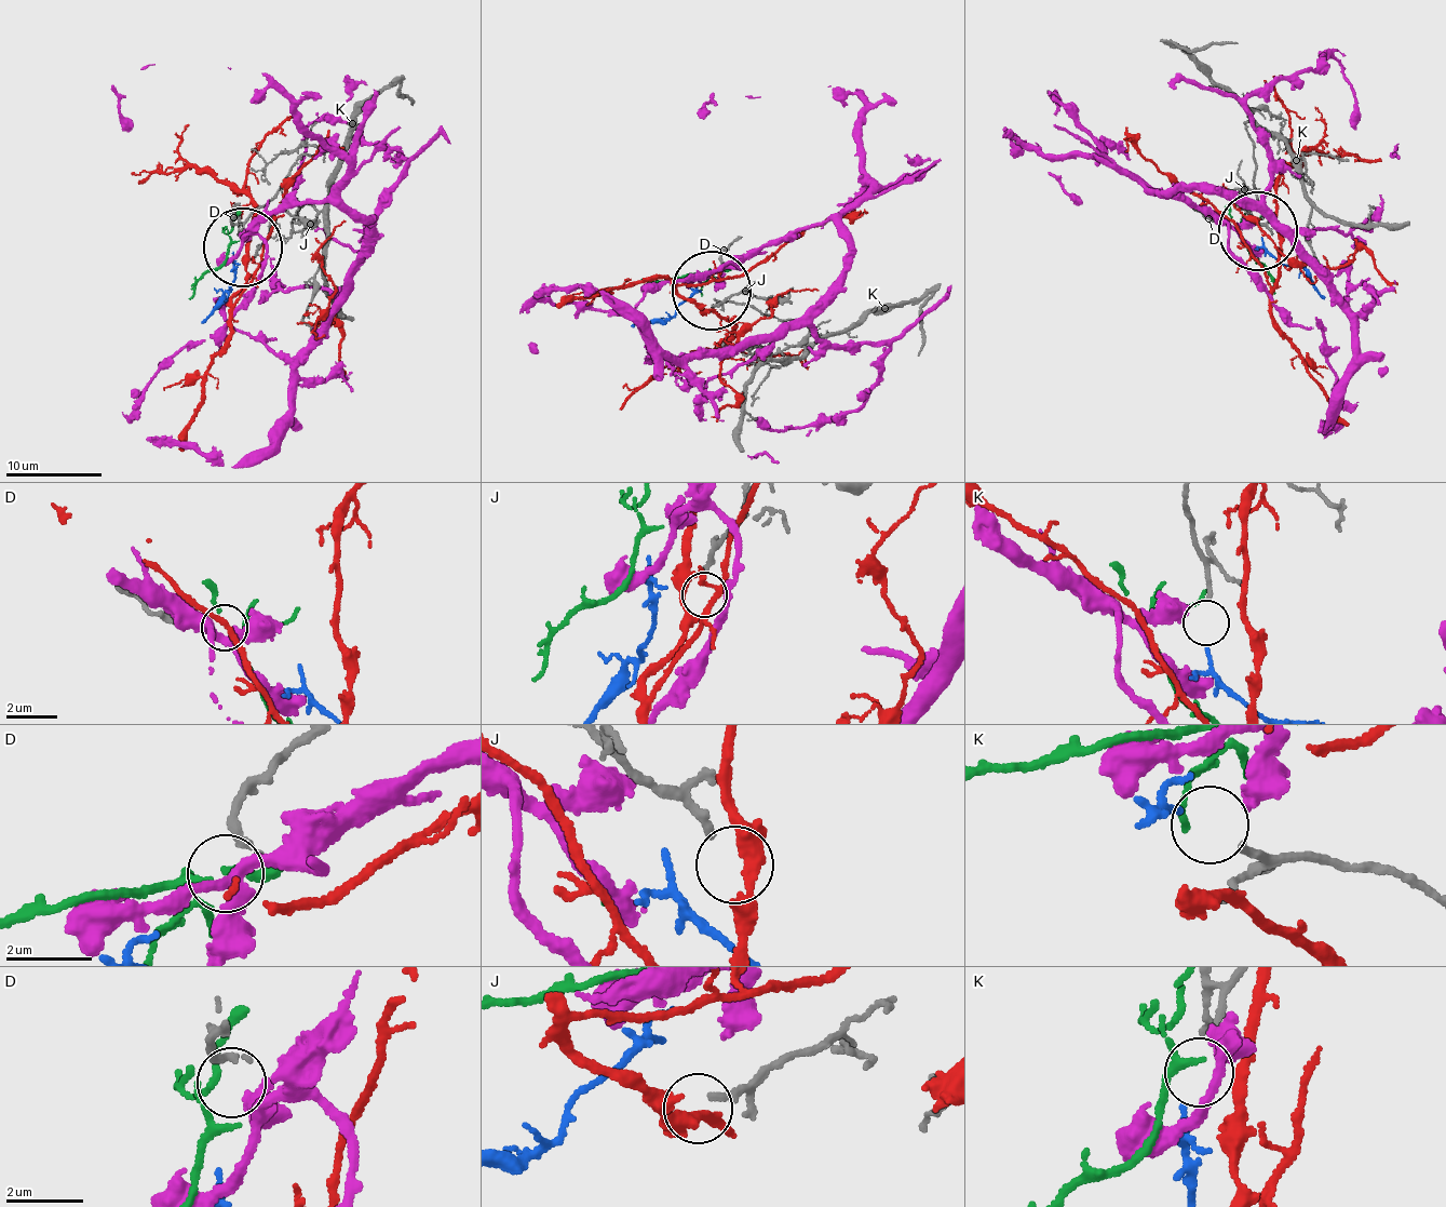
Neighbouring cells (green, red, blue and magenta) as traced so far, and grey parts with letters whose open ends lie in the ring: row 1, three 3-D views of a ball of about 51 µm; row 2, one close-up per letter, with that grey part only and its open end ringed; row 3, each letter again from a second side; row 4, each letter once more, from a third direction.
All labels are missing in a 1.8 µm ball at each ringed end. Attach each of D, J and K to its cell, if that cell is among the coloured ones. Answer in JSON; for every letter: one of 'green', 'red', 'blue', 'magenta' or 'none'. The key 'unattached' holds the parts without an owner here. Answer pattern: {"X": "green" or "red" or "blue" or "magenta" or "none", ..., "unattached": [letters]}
{"D": "none", "J": "none", "K": "blue", "unattached": ["D", "J"]}

